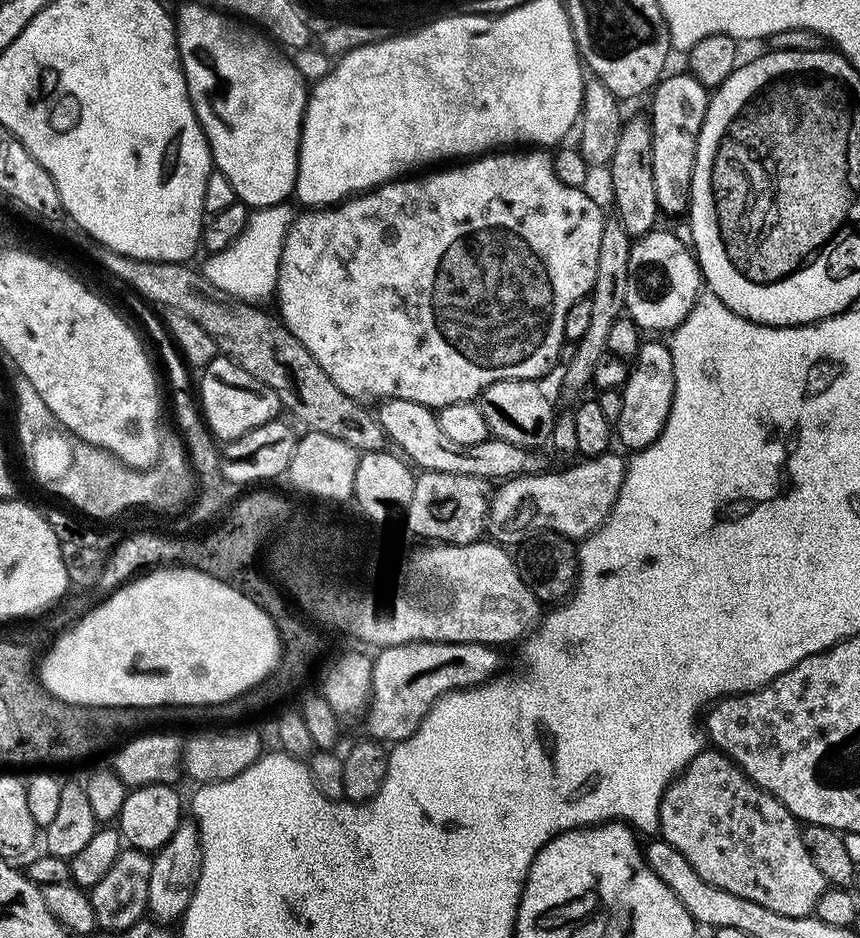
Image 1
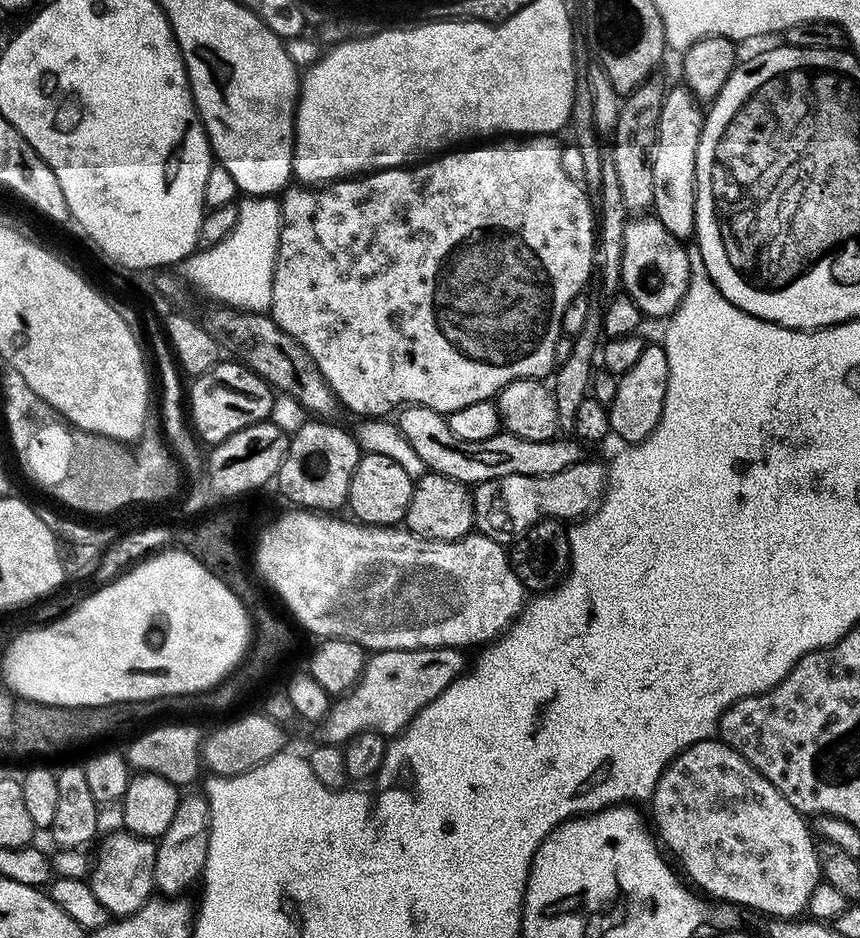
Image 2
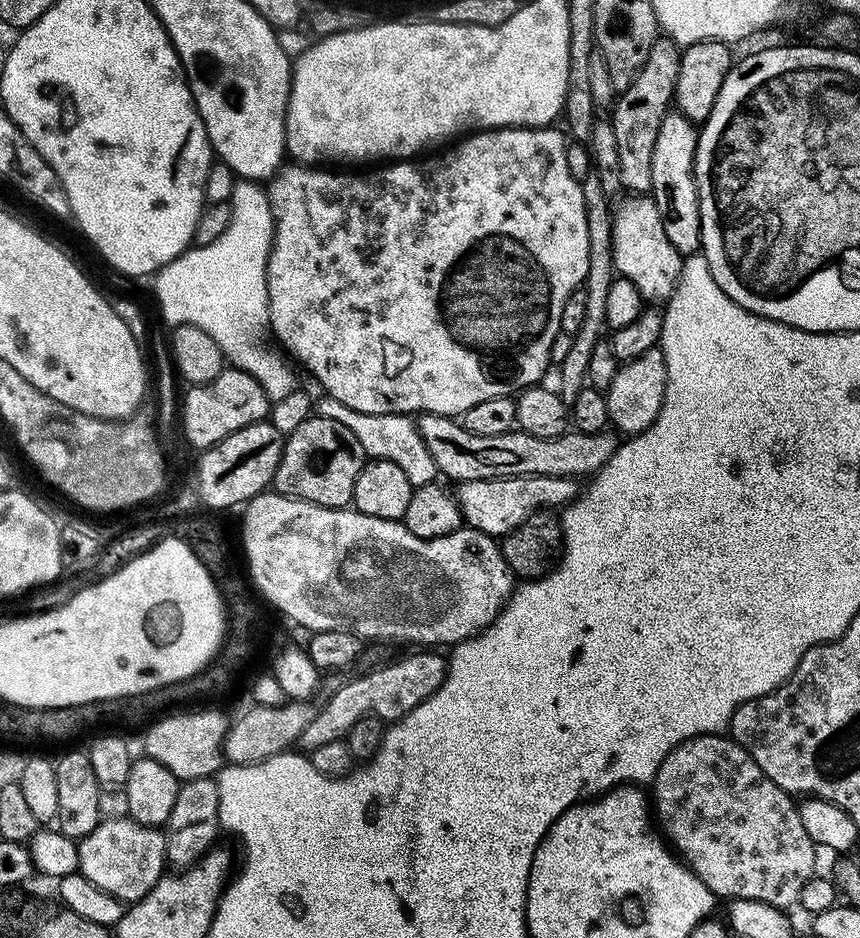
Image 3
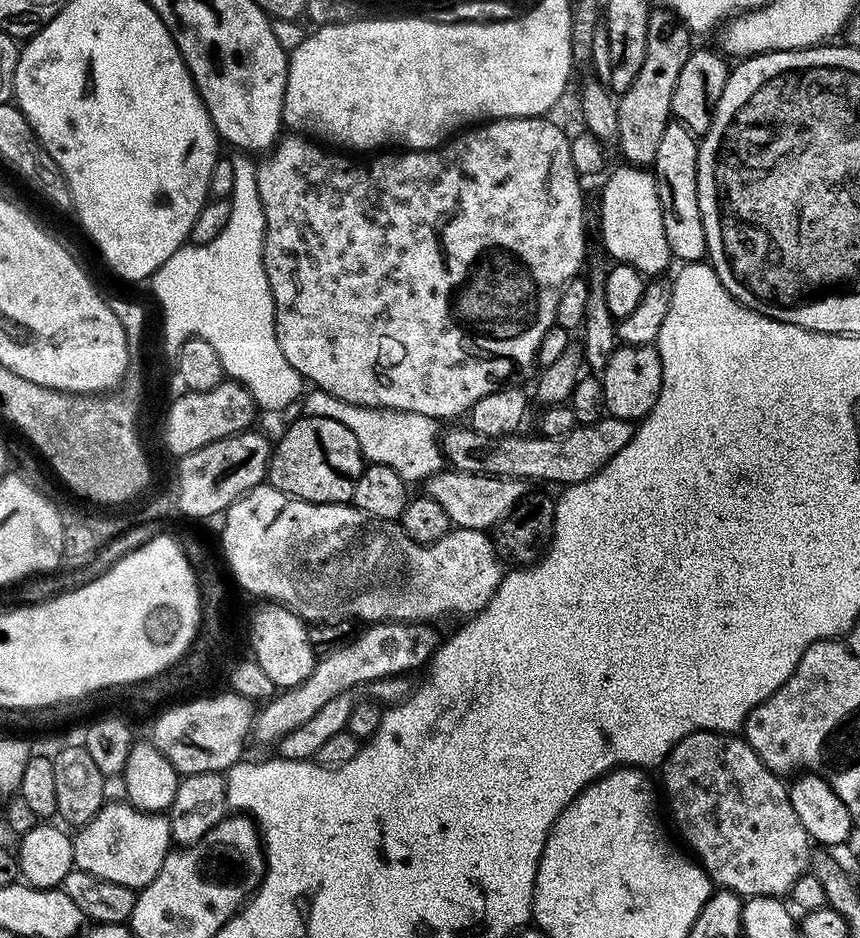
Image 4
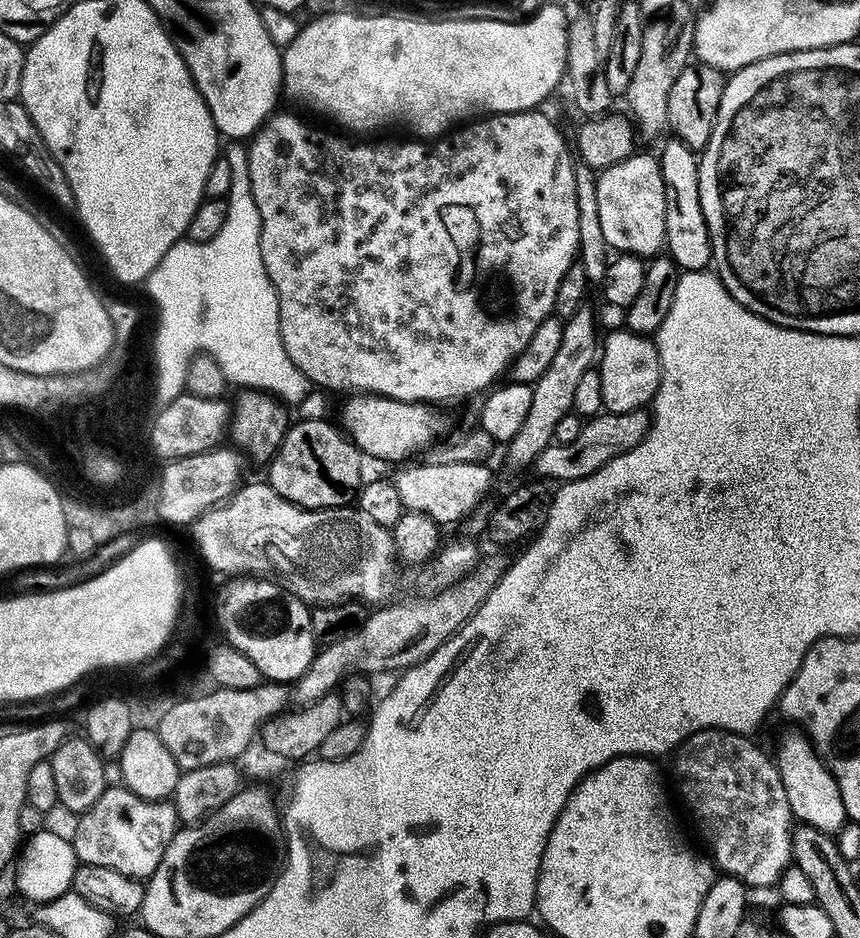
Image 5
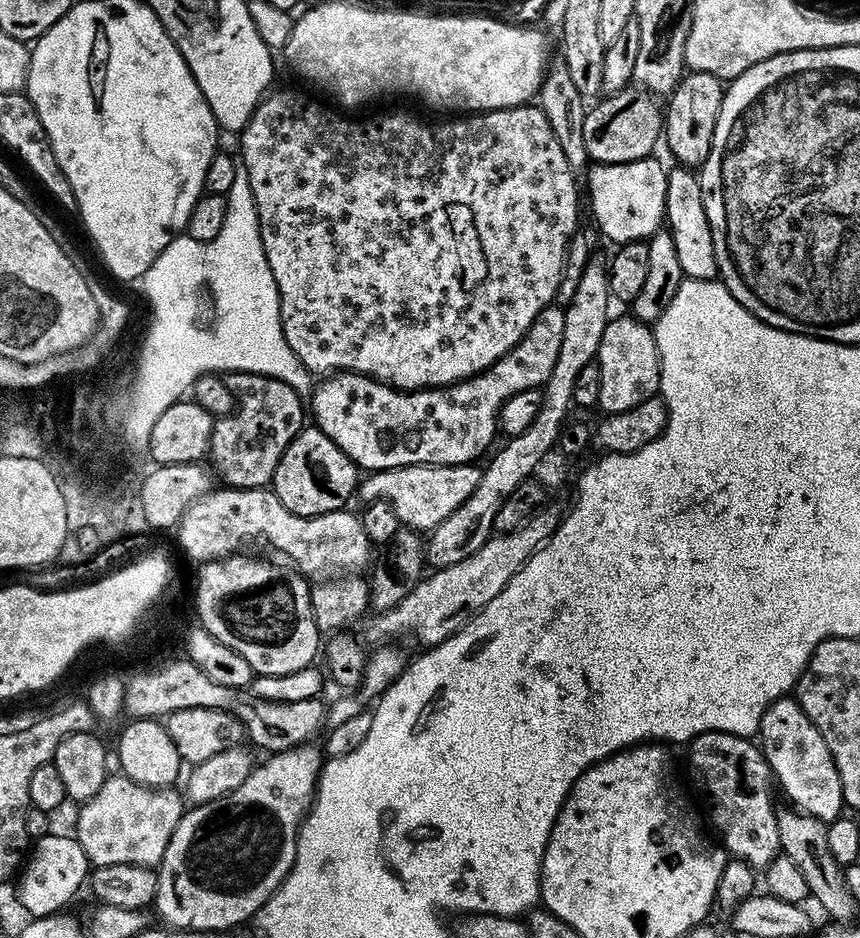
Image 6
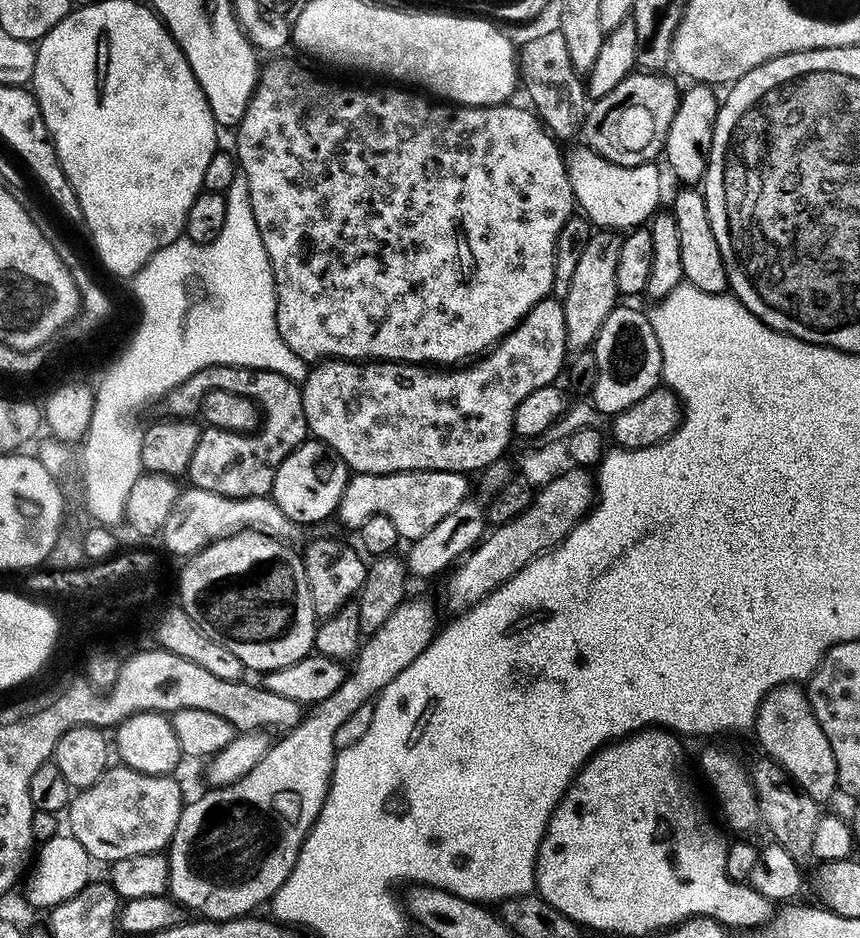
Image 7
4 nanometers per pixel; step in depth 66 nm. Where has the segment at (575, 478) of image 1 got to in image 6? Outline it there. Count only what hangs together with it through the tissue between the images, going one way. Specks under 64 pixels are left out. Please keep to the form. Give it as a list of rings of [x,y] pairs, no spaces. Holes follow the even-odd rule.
[[[475,463],[458,466],[442,466],[441,464],[415,464],[401,468],[387,468],[385,472],[371,473],[368,481],[361,483],[358,496],[361,501],[385,500],[394,506],[394,514],[398,514],[401,525],[421,534],[438,527],[470,494],[474,494],[474,486],[478,486],[481,469]]]

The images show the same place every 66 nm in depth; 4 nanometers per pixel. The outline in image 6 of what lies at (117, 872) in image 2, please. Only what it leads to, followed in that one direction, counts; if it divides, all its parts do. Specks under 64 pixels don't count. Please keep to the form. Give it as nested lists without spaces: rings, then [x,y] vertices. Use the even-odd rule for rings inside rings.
[[[109,774],[102,790],[79,805],[74,837],[81,844],[89,865],[137,864],[152,868],[166,854],[170,834],[186,811],[186,800],[175,787],[151,788],[123,774]]]

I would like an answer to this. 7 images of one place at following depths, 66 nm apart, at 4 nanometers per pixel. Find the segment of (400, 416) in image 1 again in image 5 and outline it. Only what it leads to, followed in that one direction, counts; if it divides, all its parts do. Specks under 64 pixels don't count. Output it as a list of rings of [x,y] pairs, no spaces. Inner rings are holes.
[[[644,408],[630,410],[629,412],[601,411],[599,416],[593,416],[583,425],[578,438],[568,445],[551,443],[548,448],[538,454],[534,471],[544,480],[556,479],[560,481],[577,480],[594,474],[606,462],[618,458],[618,454],[626,454],[642,442],[648,432],[650,416]]]

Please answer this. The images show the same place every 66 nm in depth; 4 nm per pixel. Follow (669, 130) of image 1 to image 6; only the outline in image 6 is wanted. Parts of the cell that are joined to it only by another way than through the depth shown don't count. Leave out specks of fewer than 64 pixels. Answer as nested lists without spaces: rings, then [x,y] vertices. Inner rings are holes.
[[[683,166],[669,167],[667,173],[664,218],[666,231],[674,238],[678,263],[689,280],[715,280],[718,273],[714,254],[714,234],[710,230],[710,218],[706,218],[700,177],[693,169]]]

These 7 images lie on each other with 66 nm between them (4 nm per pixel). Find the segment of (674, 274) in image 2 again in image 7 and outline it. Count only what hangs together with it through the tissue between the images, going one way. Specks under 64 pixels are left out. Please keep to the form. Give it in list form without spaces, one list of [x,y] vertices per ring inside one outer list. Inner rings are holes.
[[[587,146],[567,149],[566,163],[572,195],[579,211],[600,230],[631,230],[647,225],[660,204],[660,172],[655,163],[633,168],[618,166]]]

